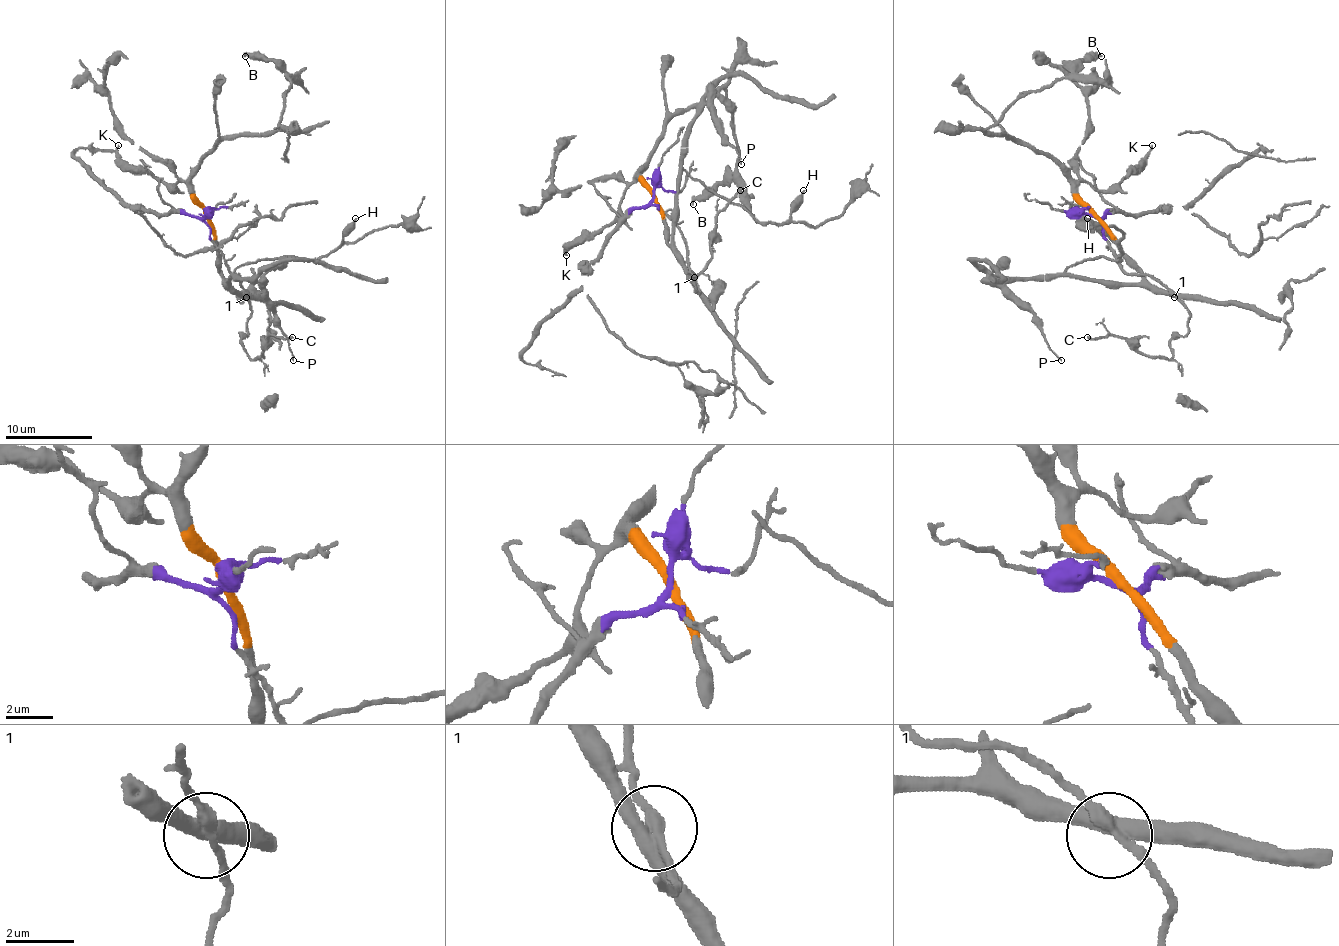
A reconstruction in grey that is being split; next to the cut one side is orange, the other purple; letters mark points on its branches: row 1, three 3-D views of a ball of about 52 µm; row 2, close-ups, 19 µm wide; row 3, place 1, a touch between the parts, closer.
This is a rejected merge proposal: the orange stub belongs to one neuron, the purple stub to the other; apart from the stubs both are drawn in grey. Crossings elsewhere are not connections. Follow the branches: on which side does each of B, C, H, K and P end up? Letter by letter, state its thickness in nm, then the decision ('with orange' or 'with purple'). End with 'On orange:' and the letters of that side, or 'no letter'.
B: 280 nm | with orange
C: 200 nm | with purple
H: 200 nm | with orange
K: 150 nm | with orange
P: 130 nm | with orange
On orange: B, H, K, P

